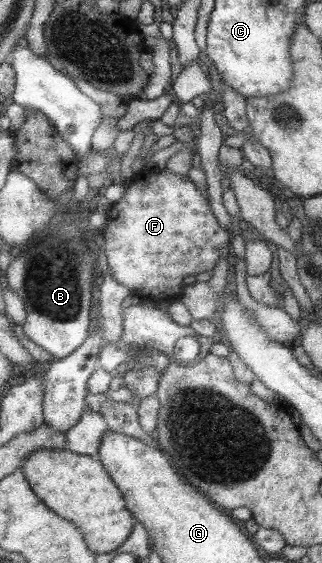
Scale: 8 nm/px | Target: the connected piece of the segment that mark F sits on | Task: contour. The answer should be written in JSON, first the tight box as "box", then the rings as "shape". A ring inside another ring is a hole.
{"box":[101,167,230,297],"shape":[[[143,167],[126,185],[124,195],[118,202],[110,205],[106,213],[106,227],[101,231],[104,237],[104,257],[112,273],[112,277],[120,285],[128,287],[136,296],[152,295],[155,297],[174,297],[181,295],[185,287],[184,276],[213,271],[220,258],[230,257],[228,252],[228,235],[214,215],[210,213],[206,203],[196,187],[186,181],[182,175],[174,175],[172,171],[150,171]]]}

